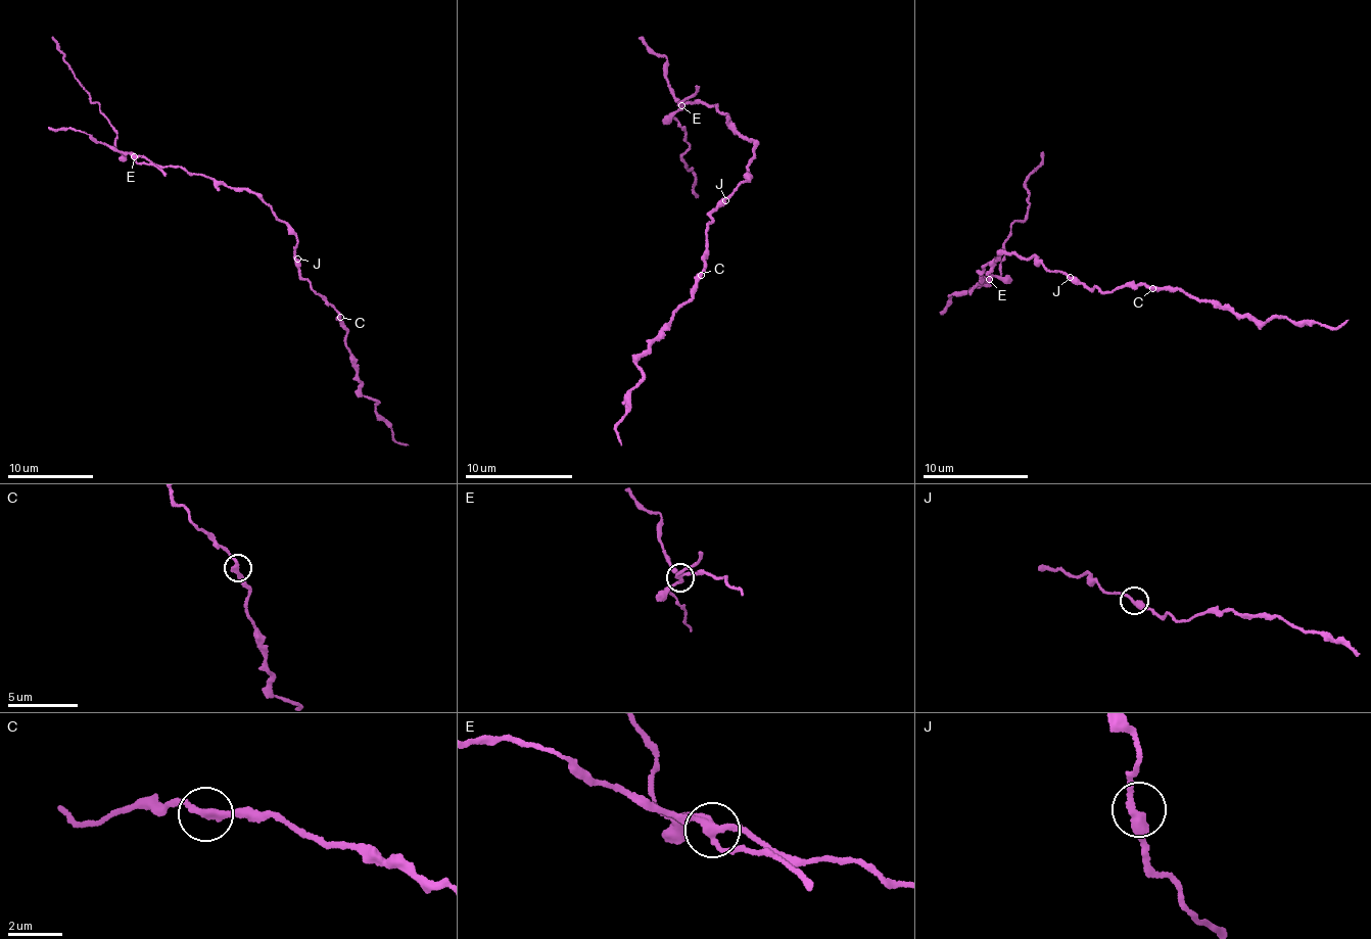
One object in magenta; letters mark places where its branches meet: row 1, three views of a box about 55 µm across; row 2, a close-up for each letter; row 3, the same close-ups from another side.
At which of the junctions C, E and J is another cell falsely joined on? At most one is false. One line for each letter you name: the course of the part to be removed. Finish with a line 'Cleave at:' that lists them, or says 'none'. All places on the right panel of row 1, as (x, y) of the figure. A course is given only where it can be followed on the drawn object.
E: Course of the part to remove: (990, 279), (1001, 274), (1010, 226), (1028, 214), (1025, 184), (1041, 153)
Cleave at: E

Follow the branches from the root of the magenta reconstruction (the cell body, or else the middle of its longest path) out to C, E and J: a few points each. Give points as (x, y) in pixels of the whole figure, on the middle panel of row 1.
C: (754, 158), (748, 165), (747, 180), (739, 183), (733, 195), (711, 214), (704, 270), (701, 275)
E: (754, 158), (754, 142), (734, 128), (729, 118), (716, 106), (693, 102), (681, 106)
J: (754, 158), (748, 165), (747, 180), (739, 183), (725, 200)

